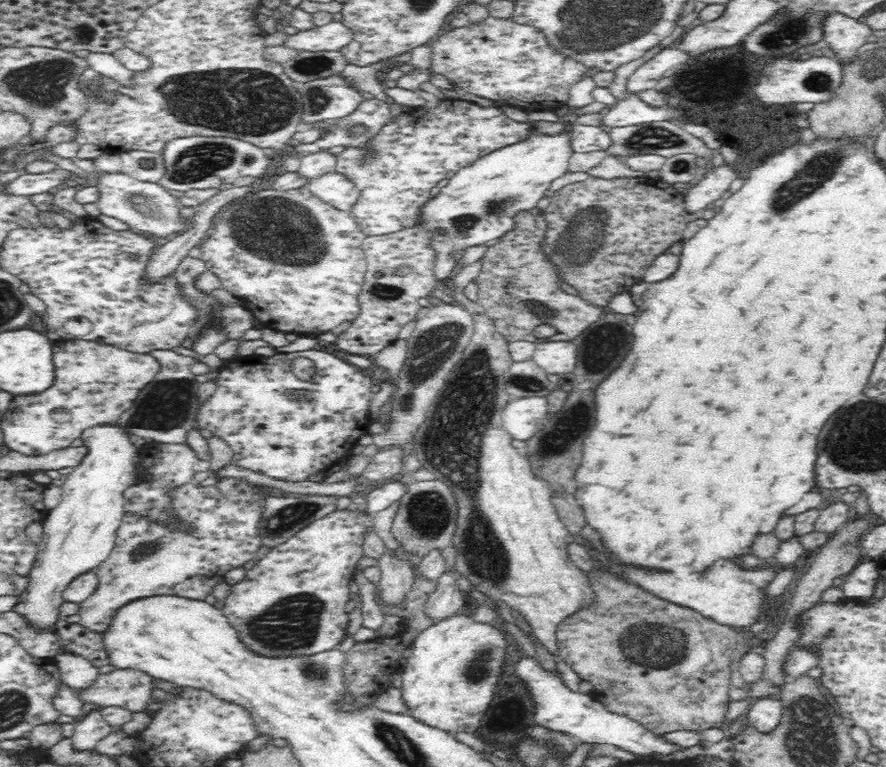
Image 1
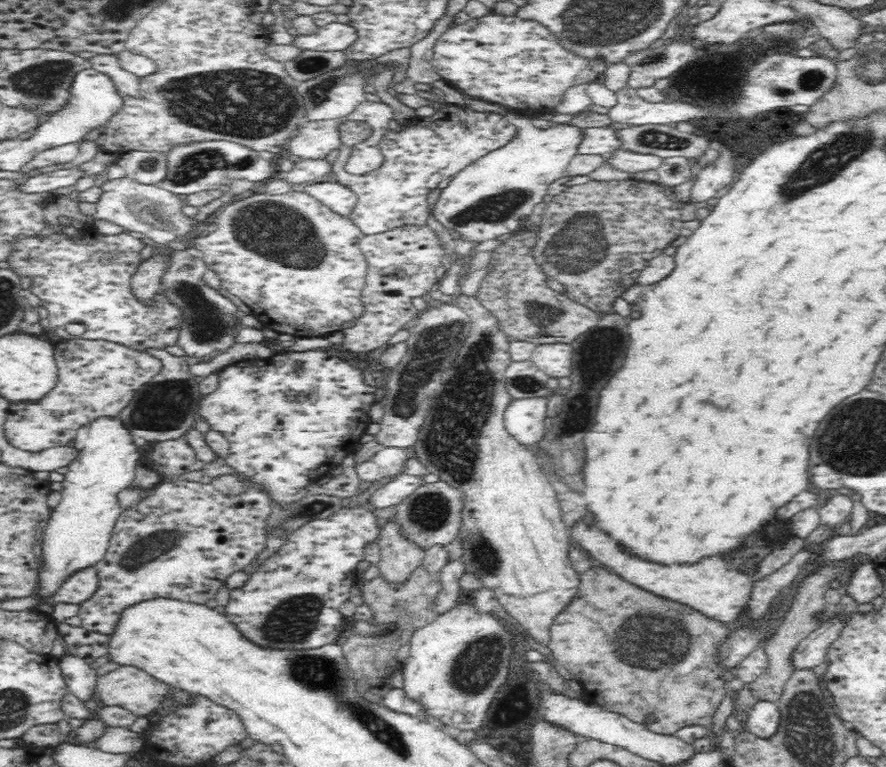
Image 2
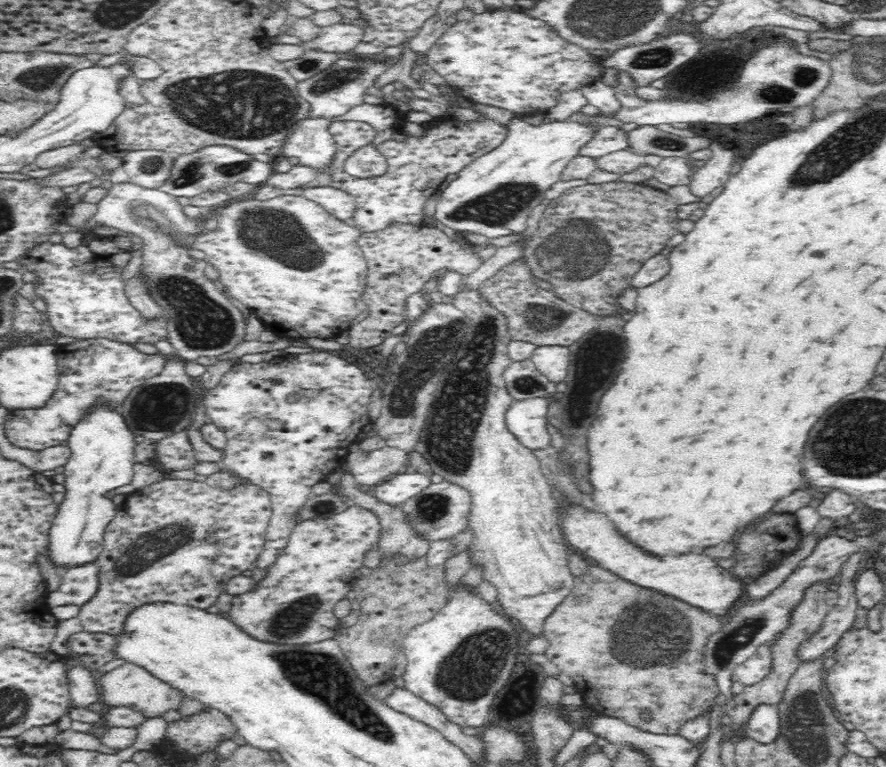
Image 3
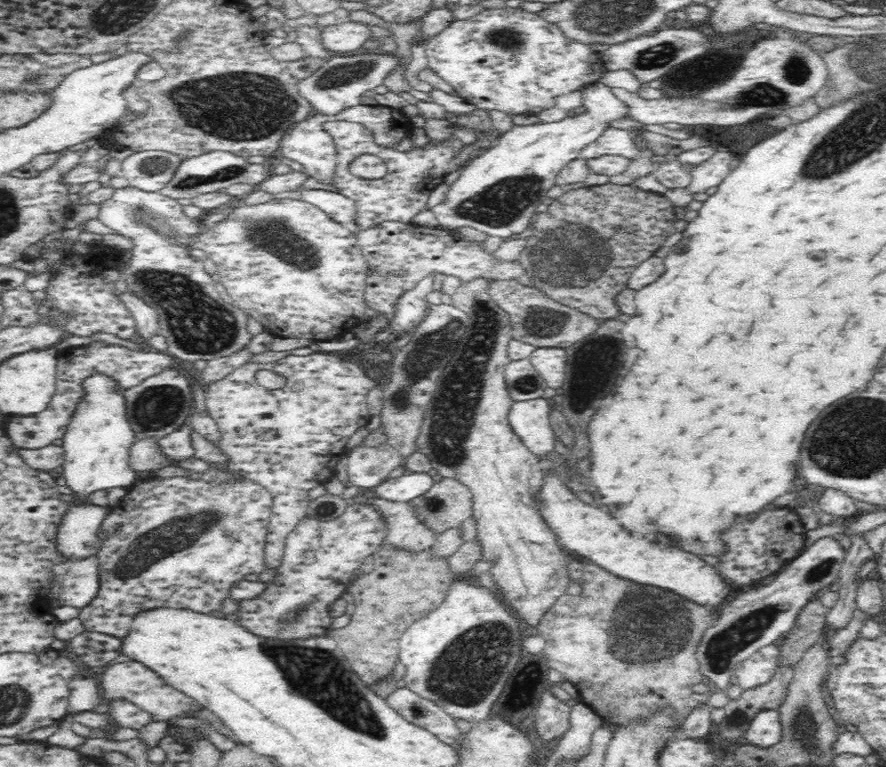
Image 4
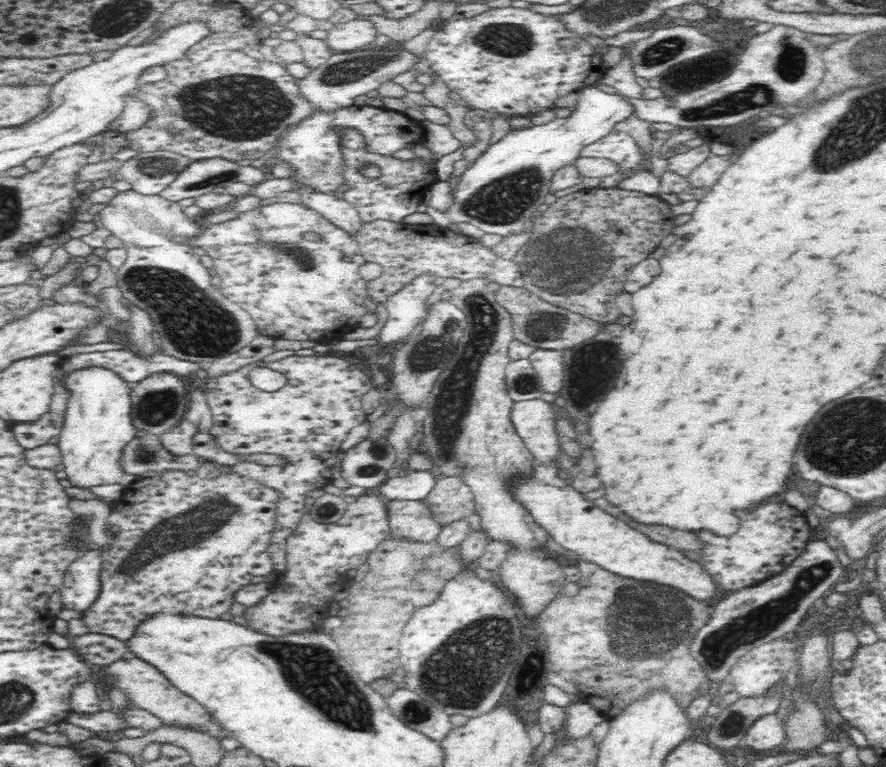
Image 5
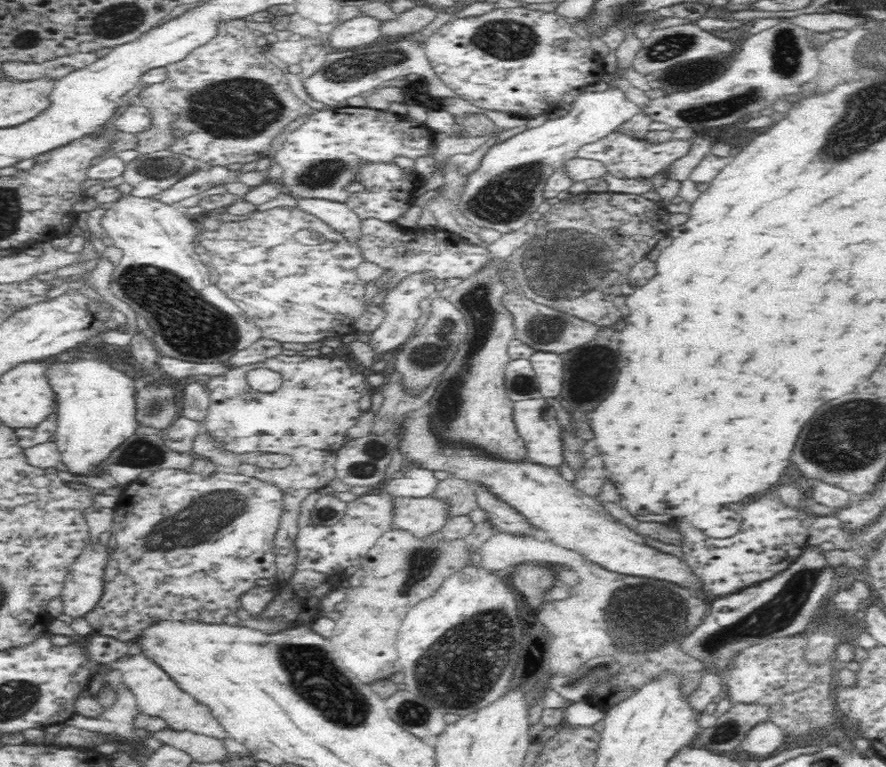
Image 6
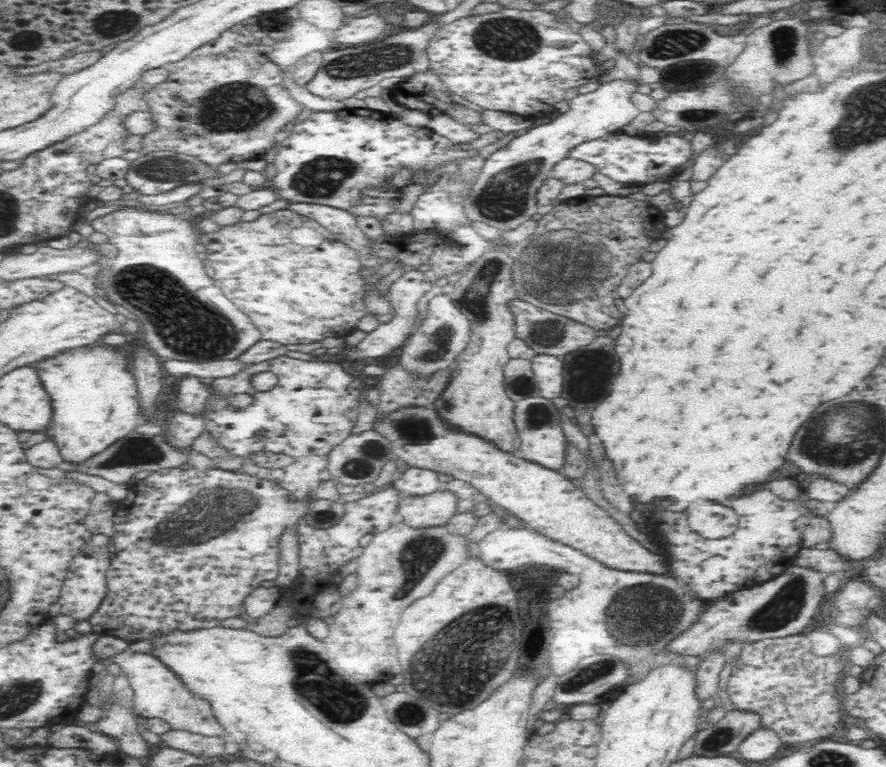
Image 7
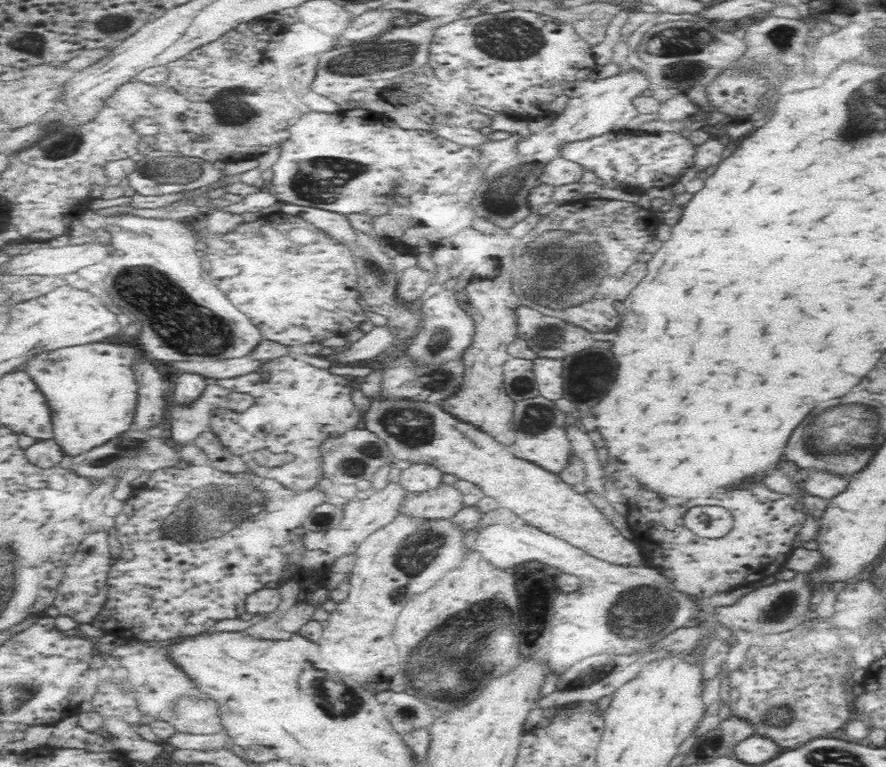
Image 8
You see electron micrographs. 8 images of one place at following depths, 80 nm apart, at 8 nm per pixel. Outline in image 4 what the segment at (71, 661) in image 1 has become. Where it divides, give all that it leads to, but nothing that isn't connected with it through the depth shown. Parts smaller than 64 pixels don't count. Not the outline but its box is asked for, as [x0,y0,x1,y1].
[67,676,105,715]

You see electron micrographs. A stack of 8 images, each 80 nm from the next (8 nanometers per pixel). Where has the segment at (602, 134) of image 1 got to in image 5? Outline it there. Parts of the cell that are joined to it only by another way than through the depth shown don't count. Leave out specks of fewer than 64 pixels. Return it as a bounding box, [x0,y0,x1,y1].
[580,131,659,174]

